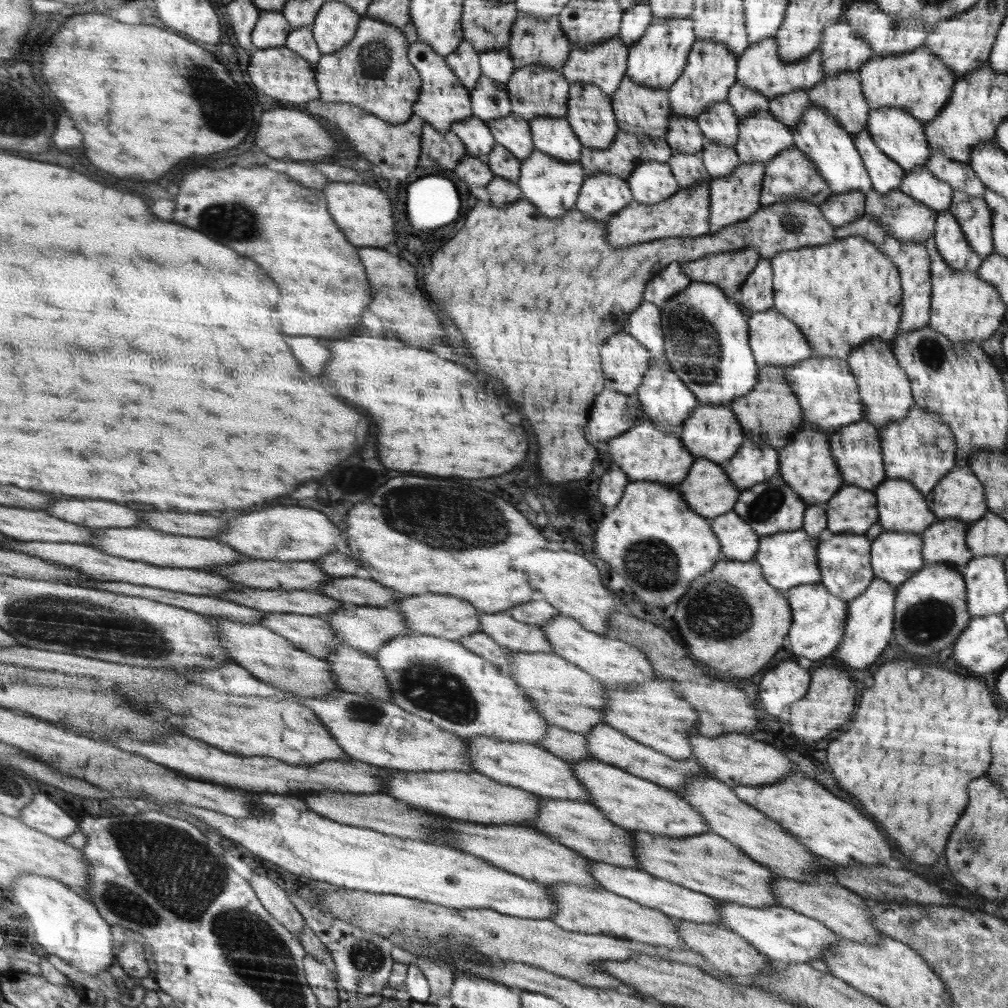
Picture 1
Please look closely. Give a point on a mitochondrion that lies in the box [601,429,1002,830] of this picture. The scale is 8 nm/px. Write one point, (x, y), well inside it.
(708, 617)

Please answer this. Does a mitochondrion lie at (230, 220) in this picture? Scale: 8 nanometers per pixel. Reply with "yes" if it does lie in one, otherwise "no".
yes

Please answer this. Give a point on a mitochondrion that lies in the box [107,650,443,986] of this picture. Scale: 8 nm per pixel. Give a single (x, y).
(366, 956)

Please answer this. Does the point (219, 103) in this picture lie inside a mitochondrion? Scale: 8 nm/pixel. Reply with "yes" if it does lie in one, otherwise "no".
yes

